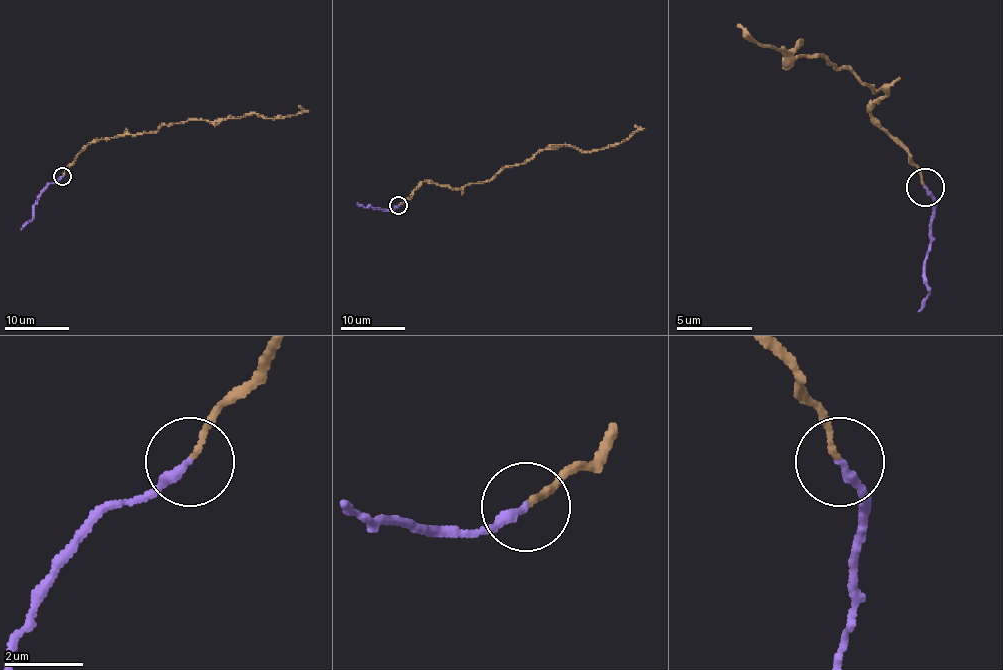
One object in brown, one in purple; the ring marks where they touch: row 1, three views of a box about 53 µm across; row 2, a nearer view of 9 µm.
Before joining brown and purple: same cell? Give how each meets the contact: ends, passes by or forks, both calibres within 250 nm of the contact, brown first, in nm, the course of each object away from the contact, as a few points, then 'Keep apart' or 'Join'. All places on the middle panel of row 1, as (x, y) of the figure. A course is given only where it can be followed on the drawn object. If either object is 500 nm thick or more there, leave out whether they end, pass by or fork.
At the ring brown ends. At the ring purple ends. Thickness 130 nm (brown) against 240 nm. Course of brown: (399, 206), (423, 182), (460, 188), (489, 182), (549, 148), (618, 145), (638, 130), (634, 125). Course of purple: (399, 206), (383, 209), (365, 207), (357, 203). Join

